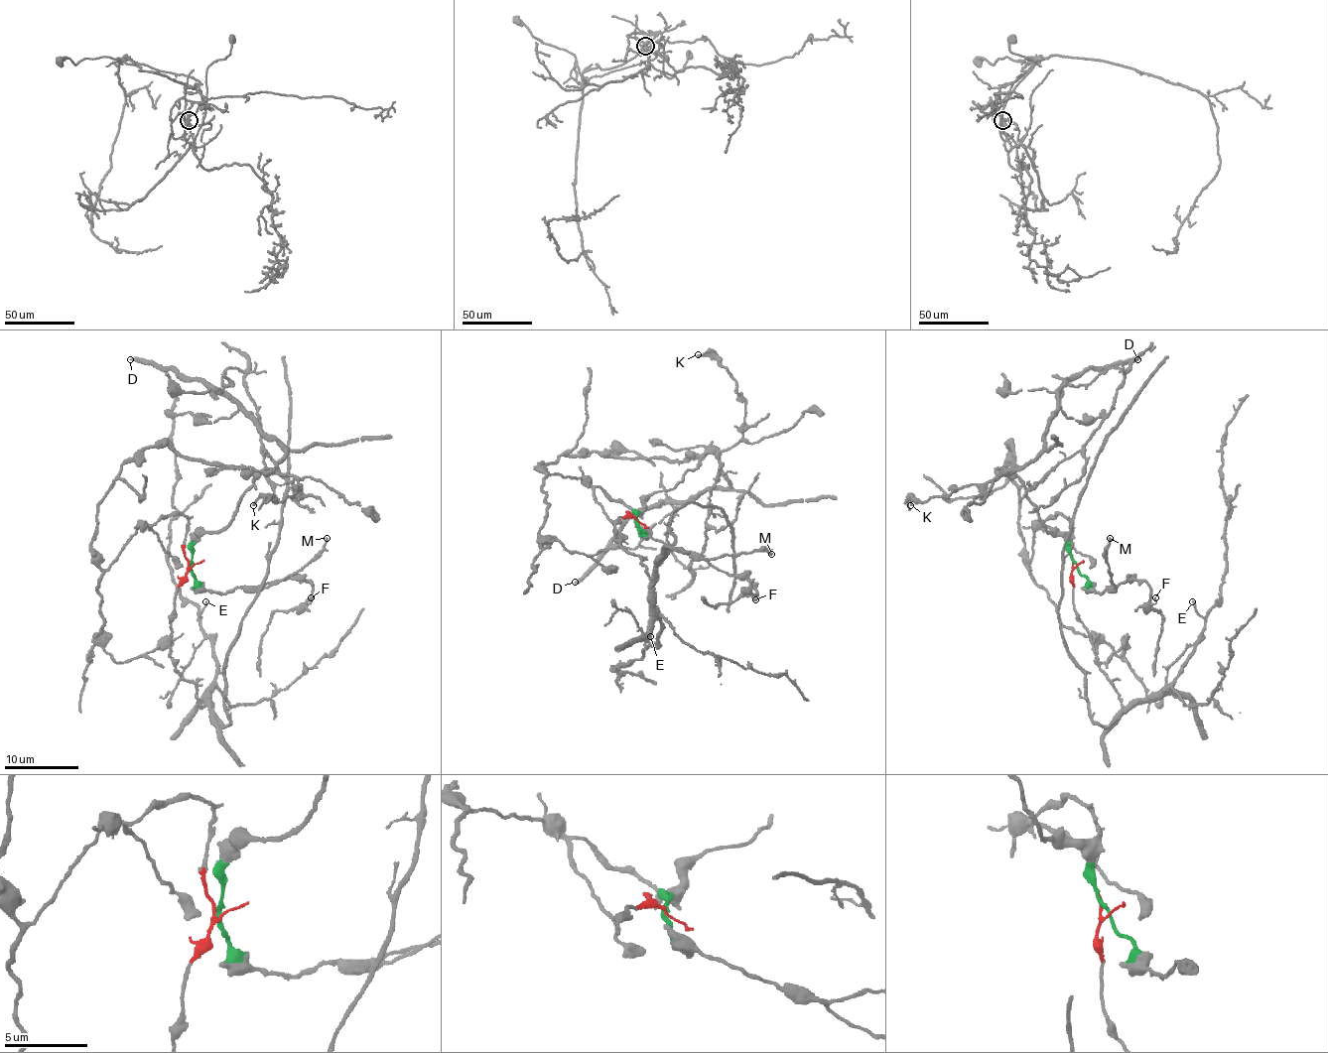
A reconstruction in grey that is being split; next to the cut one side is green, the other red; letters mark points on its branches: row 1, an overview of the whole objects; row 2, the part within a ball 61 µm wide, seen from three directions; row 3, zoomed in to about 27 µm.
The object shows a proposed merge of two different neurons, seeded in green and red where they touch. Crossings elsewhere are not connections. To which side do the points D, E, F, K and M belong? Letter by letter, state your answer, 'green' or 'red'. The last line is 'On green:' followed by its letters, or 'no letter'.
D: green
E: red
F: green
K: green
M: green
On green: D, F, K, M

